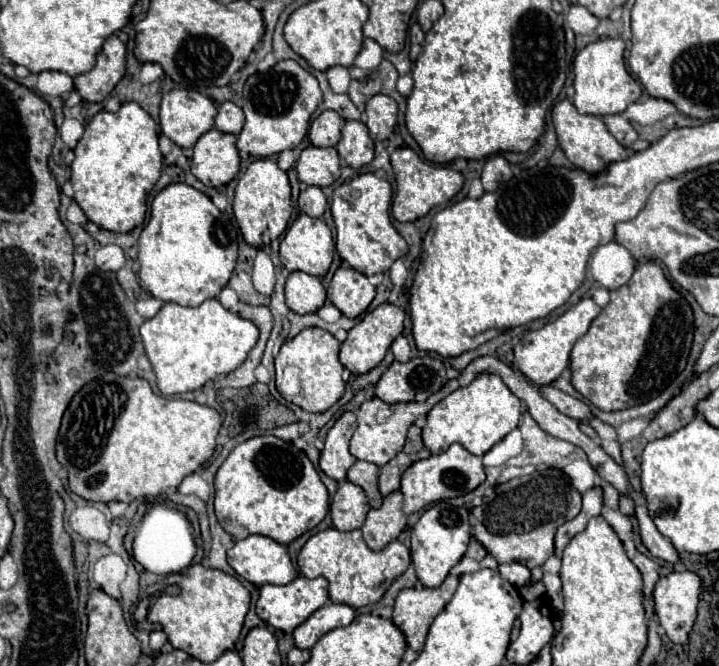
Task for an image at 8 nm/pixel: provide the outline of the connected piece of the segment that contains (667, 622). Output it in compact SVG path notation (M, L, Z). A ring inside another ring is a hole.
M671 572L655 584L655 614L675 644L685 644L699 604L701 580L695 572Z

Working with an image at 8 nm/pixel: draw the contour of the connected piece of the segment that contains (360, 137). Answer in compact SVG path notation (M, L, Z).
M347 120L341 130L341 140L337 144L339 156L351 166L361 168L373 160L373 140L363 122Z

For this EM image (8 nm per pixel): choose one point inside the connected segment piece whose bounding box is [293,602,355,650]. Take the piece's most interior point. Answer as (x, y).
(331, 616)

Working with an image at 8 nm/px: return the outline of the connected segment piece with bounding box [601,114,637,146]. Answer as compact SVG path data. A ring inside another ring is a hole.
M613 114L613 116L603 116L601 118L605 122L605 126L609 128L609 132L623 144L629 146L631 142L637 140L637 132L633 128L633 124L623 116L623 114Z

